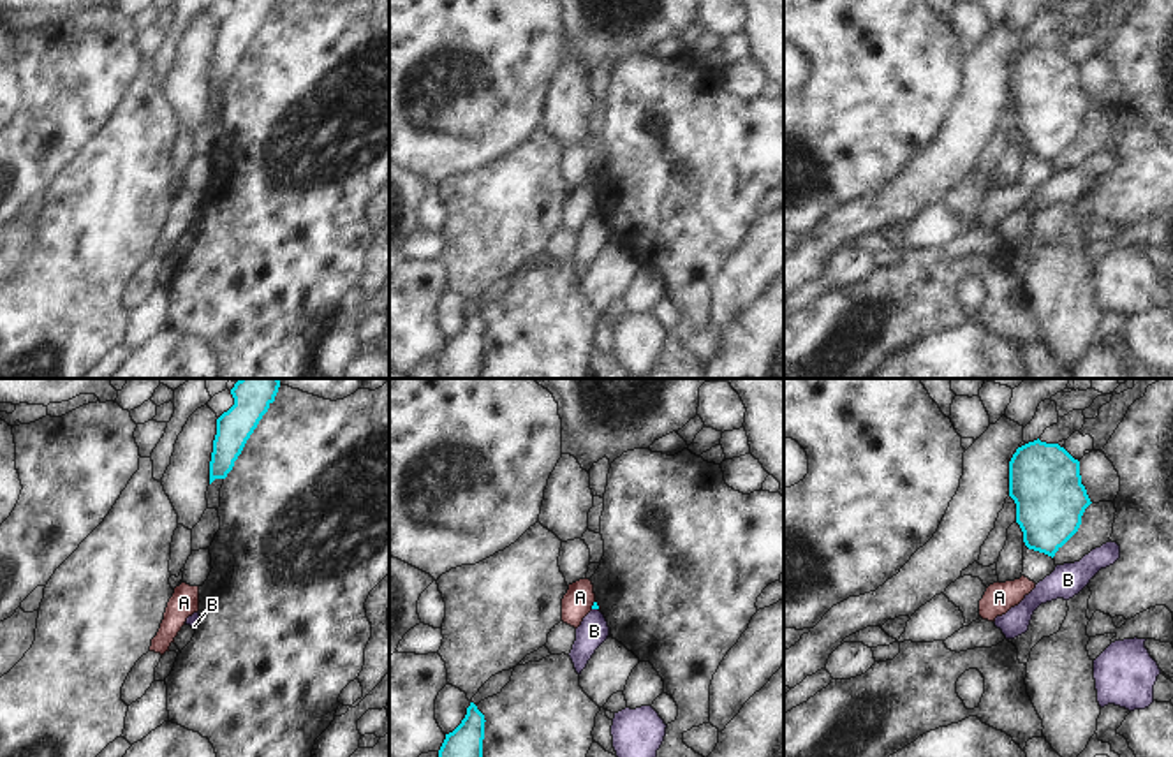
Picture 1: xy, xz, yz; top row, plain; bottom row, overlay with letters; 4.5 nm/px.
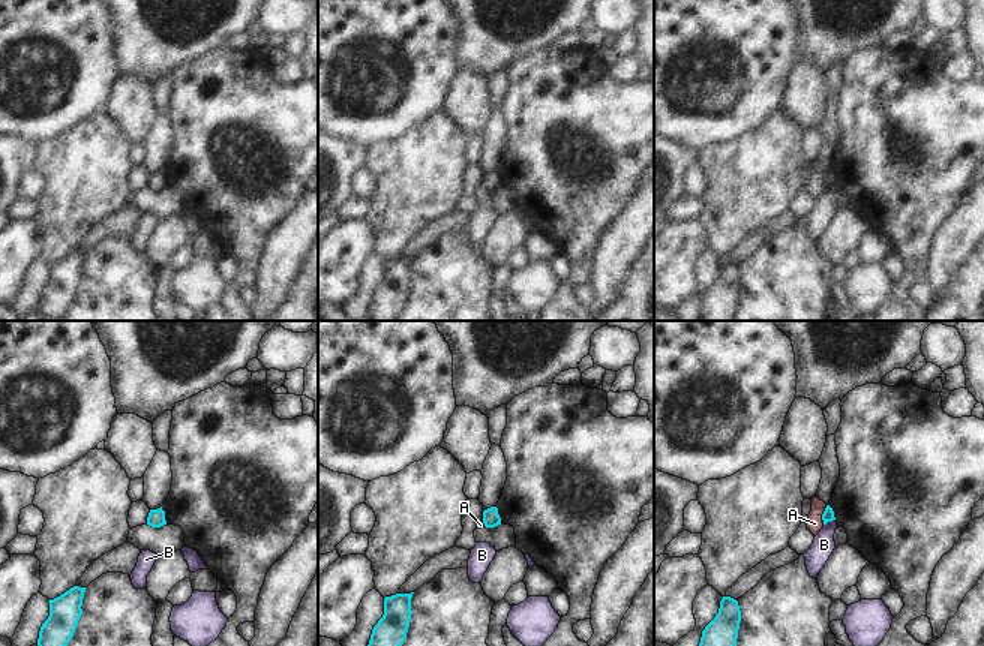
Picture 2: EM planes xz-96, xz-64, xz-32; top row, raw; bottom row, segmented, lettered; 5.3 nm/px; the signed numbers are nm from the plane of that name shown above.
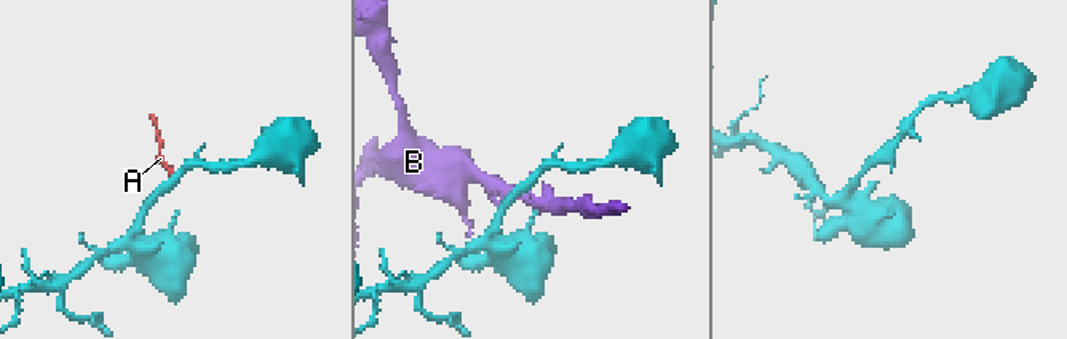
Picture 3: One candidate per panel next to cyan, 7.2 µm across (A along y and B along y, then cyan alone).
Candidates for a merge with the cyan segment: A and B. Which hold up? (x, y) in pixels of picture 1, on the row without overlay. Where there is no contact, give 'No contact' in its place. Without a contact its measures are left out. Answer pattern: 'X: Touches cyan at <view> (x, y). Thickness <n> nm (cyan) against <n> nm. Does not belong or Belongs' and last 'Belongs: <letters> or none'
A: Touches cyan at xz (594, 210). Thickness 20 nm (cyan) against 140 nm. Does not belong
B: Touches cyan at xz (596, 213). Thickness 20 nm (cyan) against 140 nm. Does not belong
Belongs: none.

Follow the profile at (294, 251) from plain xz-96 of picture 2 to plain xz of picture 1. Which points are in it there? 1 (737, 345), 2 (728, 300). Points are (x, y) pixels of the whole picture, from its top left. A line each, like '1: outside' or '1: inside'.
1: outside
2: inside

